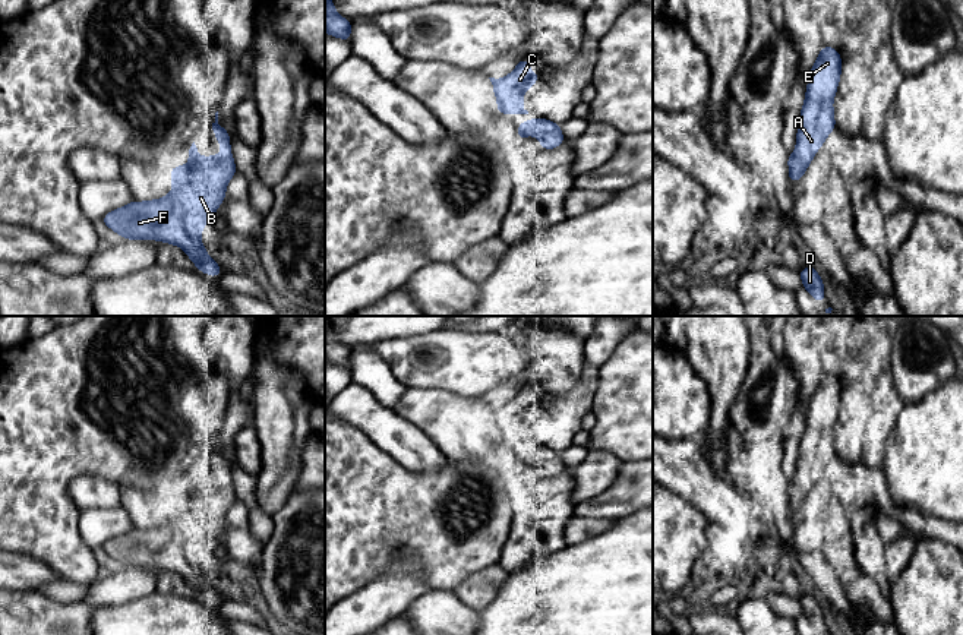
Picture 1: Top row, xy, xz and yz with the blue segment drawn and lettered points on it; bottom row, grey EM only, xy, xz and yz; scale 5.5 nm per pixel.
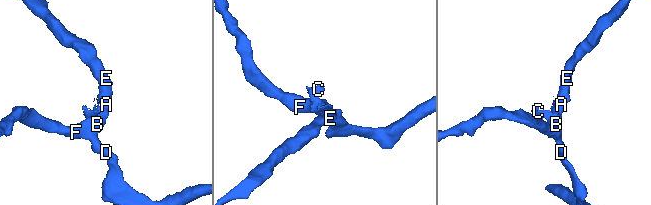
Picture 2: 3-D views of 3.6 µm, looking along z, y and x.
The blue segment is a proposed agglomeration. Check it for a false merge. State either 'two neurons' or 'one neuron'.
one neuron

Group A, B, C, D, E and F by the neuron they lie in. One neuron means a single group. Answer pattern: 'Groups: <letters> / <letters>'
Groups: A B C D E F

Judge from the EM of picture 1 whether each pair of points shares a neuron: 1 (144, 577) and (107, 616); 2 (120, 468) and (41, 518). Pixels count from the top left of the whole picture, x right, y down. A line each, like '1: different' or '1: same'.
1: different
2: same

